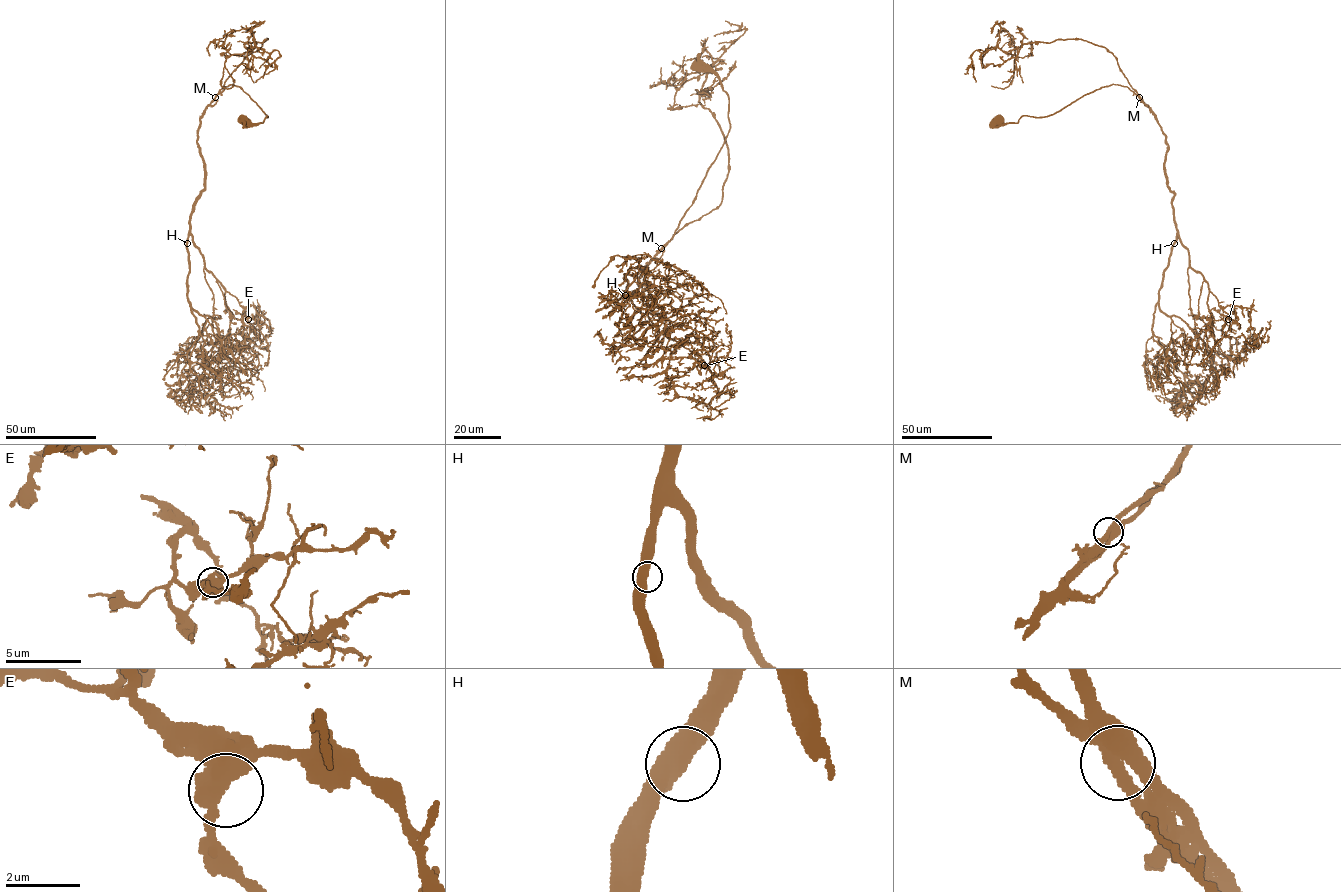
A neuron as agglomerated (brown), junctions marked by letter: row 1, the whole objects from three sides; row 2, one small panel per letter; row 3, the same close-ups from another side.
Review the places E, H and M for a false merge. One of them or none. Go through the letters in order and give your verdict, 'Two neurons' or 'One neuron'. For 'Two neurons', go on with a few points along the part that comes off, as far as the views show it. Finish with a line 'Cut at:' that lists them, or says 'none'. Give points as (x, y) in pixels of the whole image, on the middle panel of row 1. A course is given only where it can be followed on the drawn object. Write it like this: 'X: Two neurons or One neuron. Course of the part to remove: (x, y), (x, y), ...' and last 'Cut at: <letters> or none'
E: One neuron
H: One neuron
M: One neuron
Cut at: none

